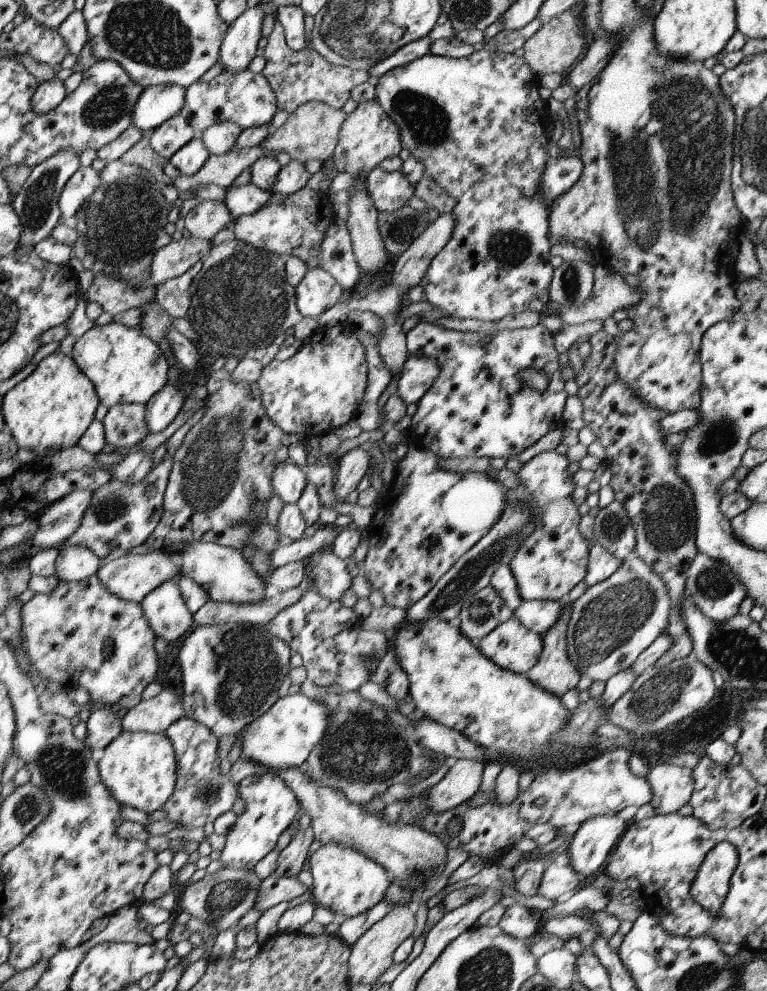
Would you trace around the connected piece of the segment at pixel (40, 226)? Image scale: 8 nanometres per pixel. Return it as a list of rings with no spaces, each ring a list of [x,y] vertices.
[[[67,149],[57,151],[53,156],[31,168],[29,176],[21,185],[18,193],[9,202],[17,213],[21,223],[21,234],[18,240],[21,244],[34,244],[49,235],[50,230],[61,221],[58,198],[68,178],[80,167],[78,156]]]

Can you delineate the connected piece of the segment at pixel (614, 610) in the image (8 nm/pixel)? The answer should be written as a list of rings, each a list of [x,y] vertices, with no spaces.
[[[635,554],[627,556],[605,580],[588,586],[570,604],[566,624],[566,653],[580,676],[588,676],[592,681],[606,681],[619,670],[625,670],[635,657],[663,632],[667,632],[669,597],[660,579],[649,565]]]

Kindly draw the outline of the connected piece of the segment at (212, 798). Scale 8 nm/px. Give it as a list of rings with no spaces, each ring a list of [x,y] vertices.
[[[185,716],[172,722],[163,733],[171,743],[176,760],[174,789],[161,808],[167,813],[165,818],[177,822],[177,827],[191,830],[229,811],[238,796],[238,788],[229,776],[219,774],[217,737],[206,726]]]

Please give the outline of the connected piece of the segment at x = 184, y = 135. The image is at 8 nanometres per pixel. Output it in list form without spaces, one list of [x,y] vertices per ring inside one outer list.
[[[179,114],[173,115],[149,133],[150,147],[165,160],[169,160],[179,148],[198,136]]]

